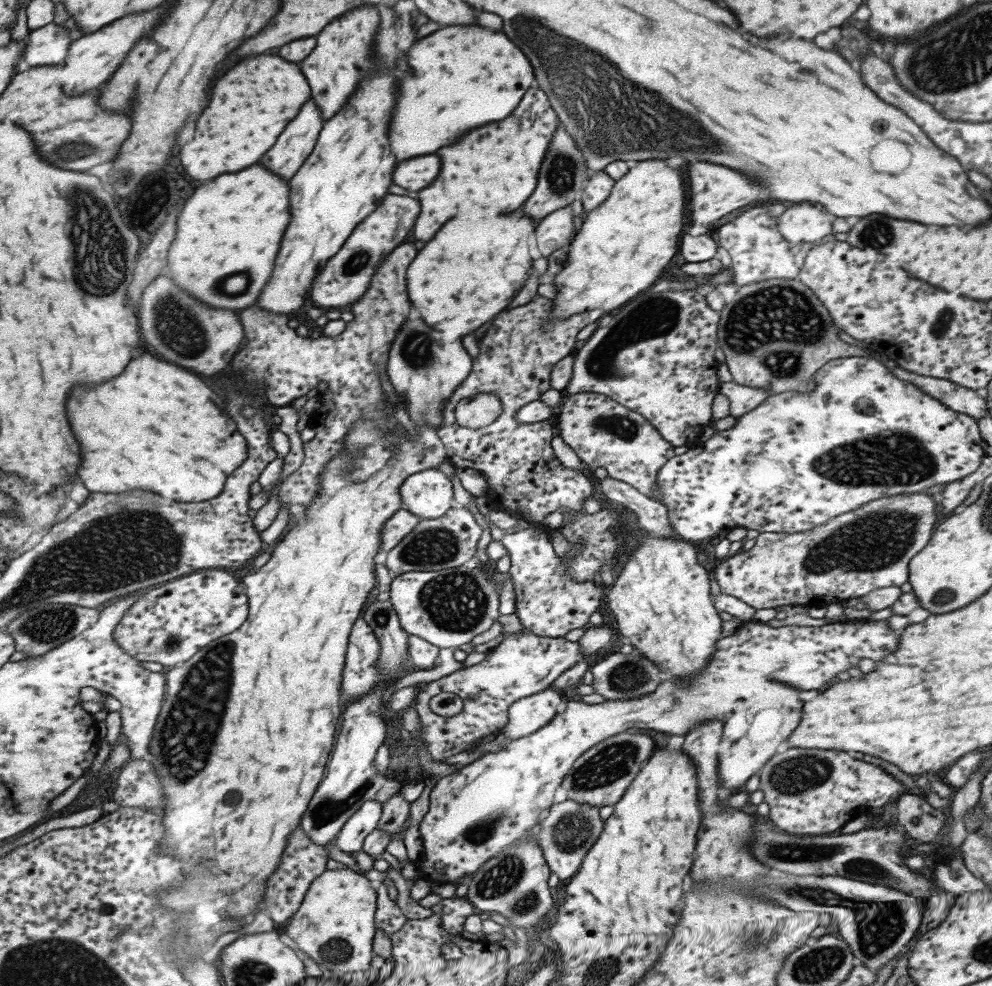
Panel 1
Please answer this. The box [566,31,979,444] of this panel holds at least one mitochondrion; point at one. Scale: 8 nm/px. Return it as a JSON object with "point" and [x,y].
{"point":[772,324]}

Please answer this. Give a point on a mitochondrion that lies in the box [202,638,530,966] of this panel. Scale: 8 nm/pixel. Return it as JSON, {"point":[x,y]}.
{"point":[324,812]}

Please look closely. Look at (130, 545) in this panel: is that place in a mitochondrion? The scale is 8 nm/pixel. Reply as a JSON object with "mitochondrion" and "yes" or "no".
{"mitochondrion":"yes"}

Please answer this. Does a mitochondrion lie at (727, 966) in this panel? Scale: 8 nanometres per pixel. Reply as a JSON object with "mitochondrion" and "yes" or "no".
{"mitochondrion":"no"}

